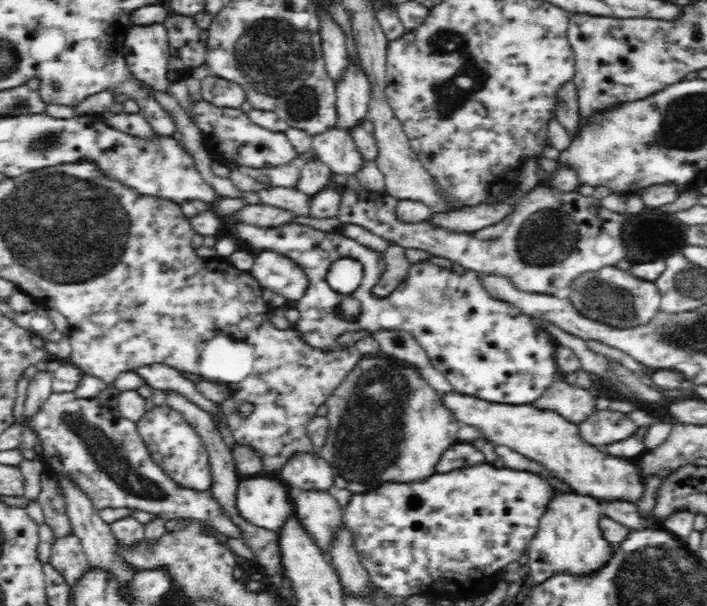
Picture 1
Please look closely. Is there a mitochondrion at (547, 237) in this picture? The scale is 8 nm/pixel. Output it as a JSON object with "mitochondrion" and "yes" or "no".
{"mitochondrion":"yes"}

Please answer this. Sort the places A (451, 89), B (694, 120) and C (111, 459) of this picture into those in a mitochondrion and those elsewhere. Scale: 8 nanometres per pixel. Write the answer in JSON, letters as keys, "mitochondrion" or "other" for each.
{"A":"mitochondrion","B":"mitochondrion","C":"mitochondrion"}

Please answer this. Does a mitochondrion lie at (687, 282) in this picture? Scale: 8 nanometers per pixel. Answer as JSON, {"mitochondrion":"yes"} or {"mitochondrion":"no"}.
{"mitochondrion":"yes"}

